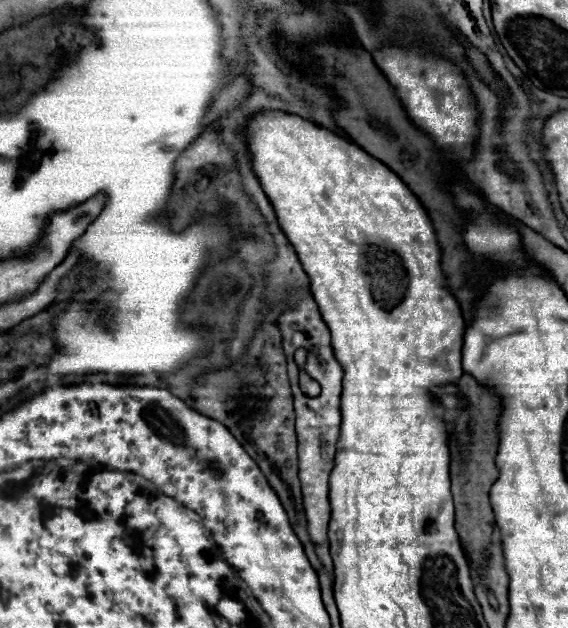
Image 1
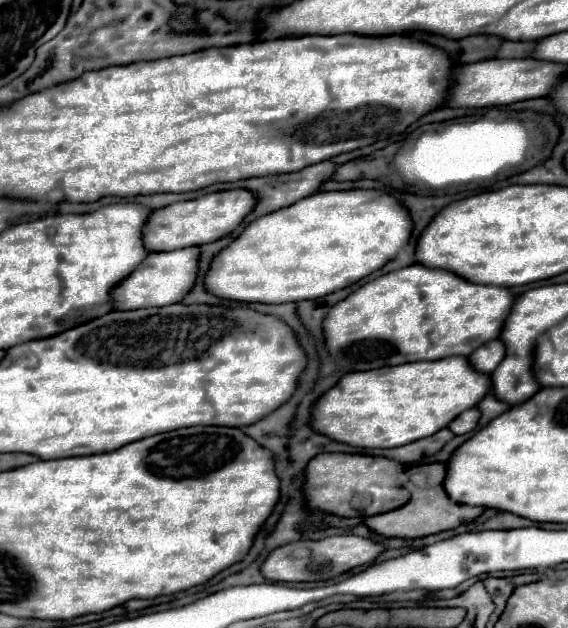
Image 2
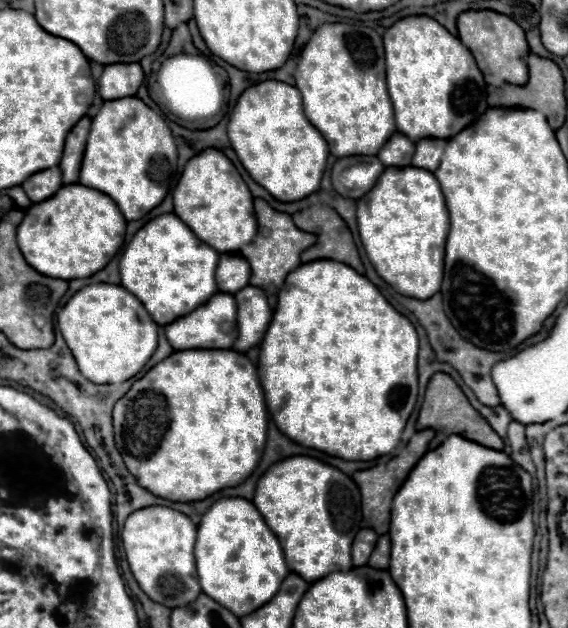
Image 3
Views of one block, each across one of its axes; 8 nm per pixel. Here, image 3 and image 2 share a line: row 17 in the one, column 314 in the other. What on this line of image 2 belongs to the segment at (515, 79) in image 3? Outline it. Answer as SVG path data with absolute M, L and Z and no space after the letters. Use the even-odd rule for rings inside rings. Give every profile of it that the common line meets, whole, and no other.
M344 452L318 454L314 460L310 460L306 468L304 492L308 506L338 516L374 516L380 512L400 508L410 498L410 494L404 492L400 484L404 468L406 466L402 462L382 456L344 454Z

